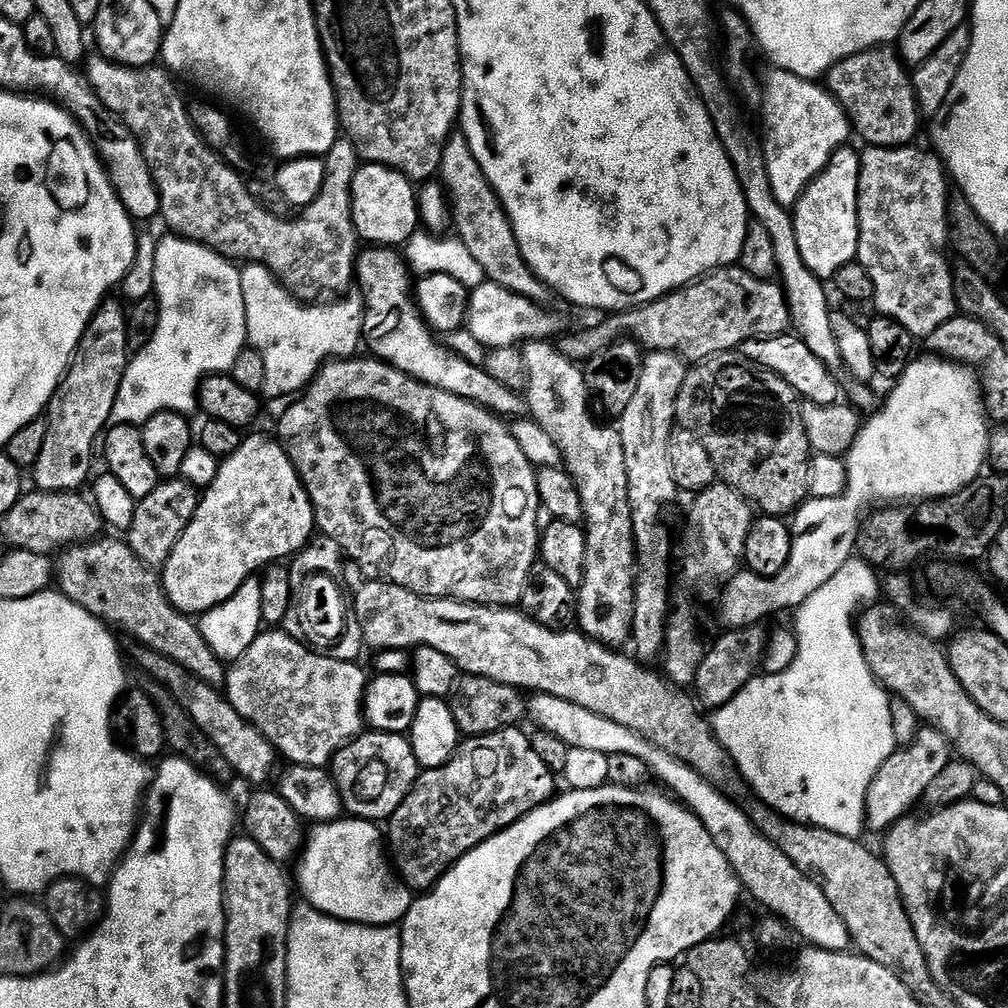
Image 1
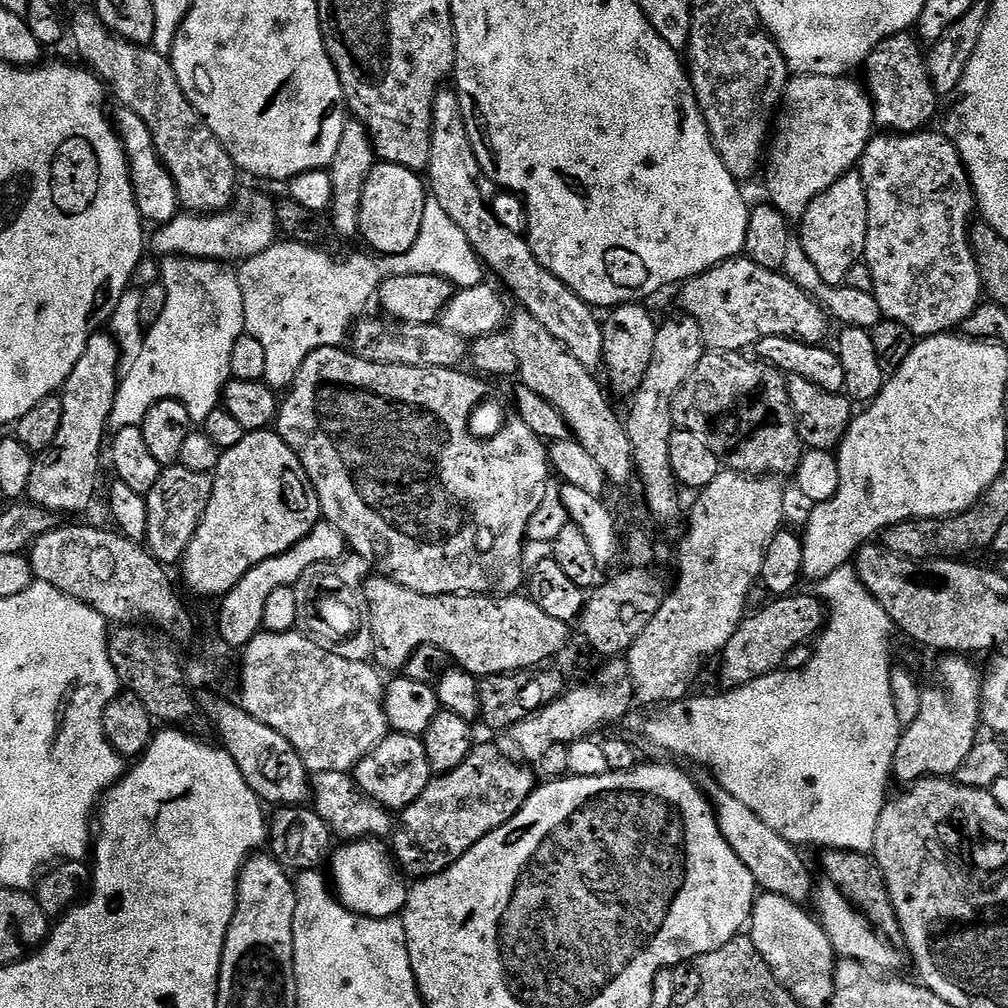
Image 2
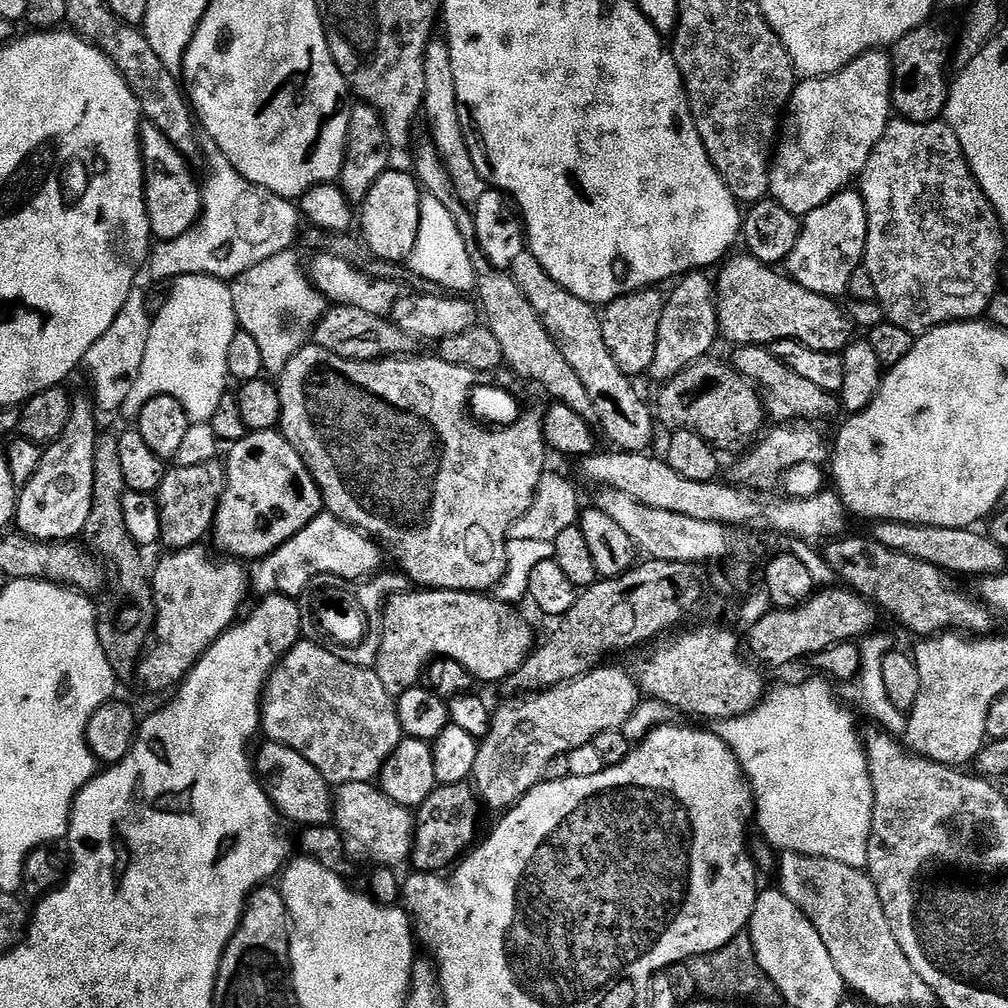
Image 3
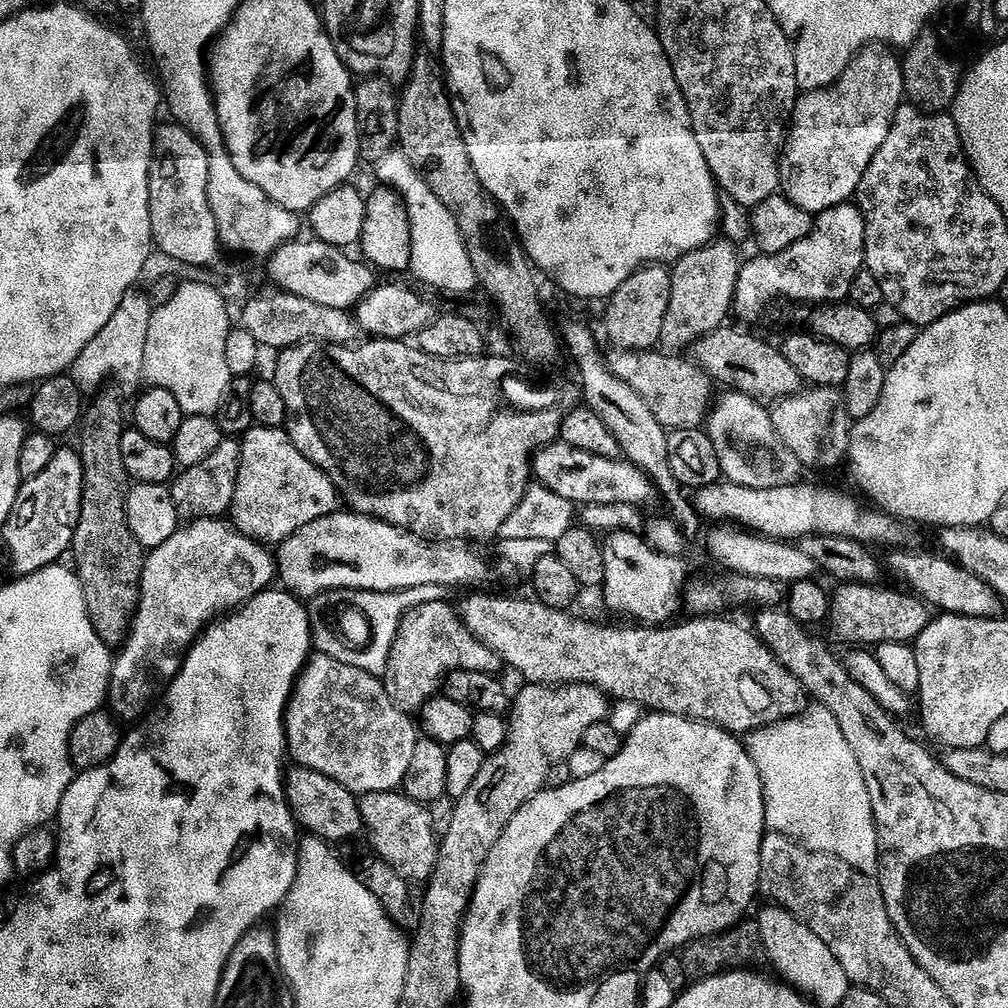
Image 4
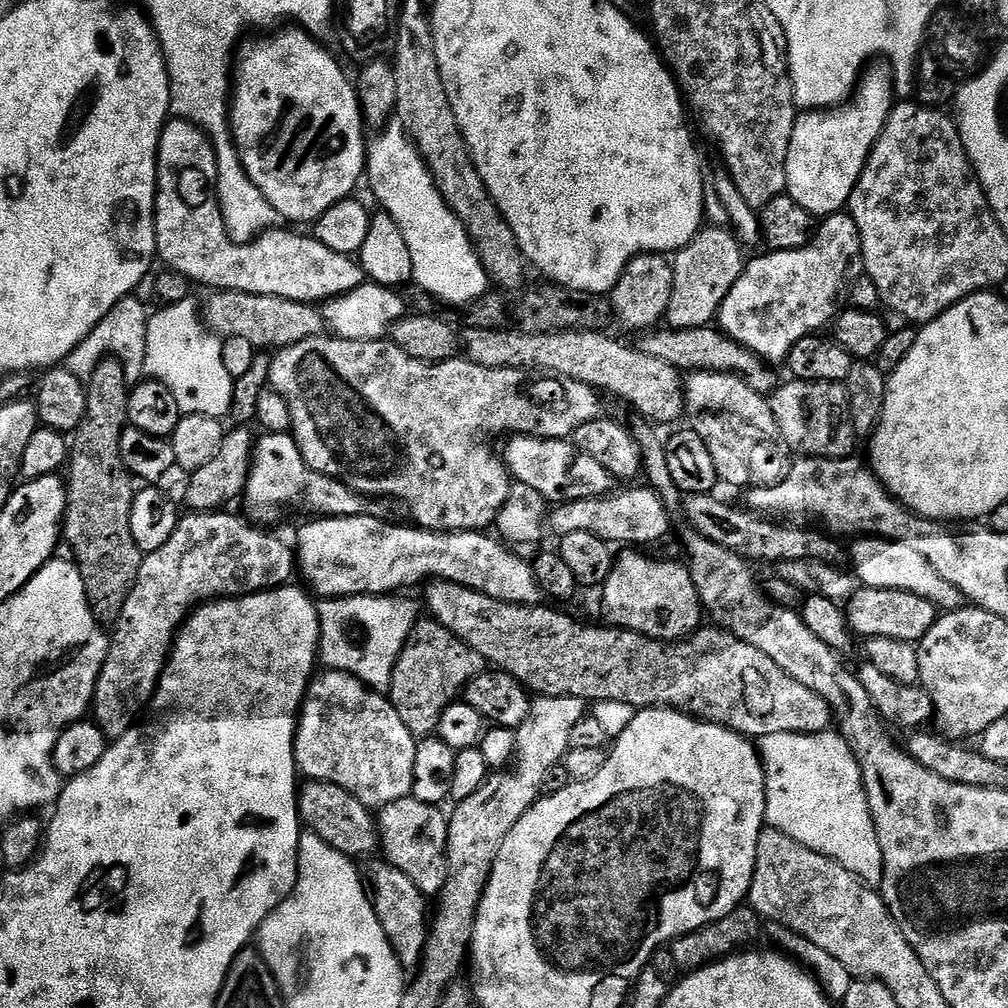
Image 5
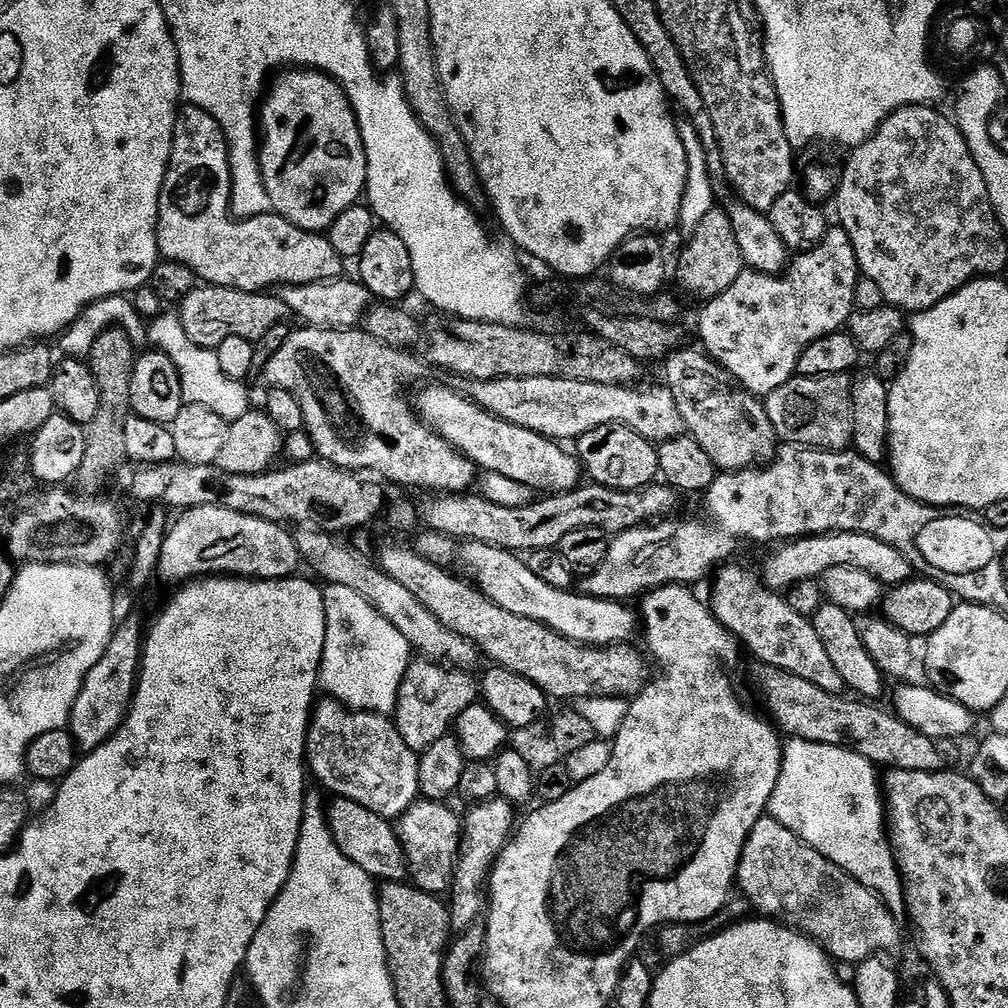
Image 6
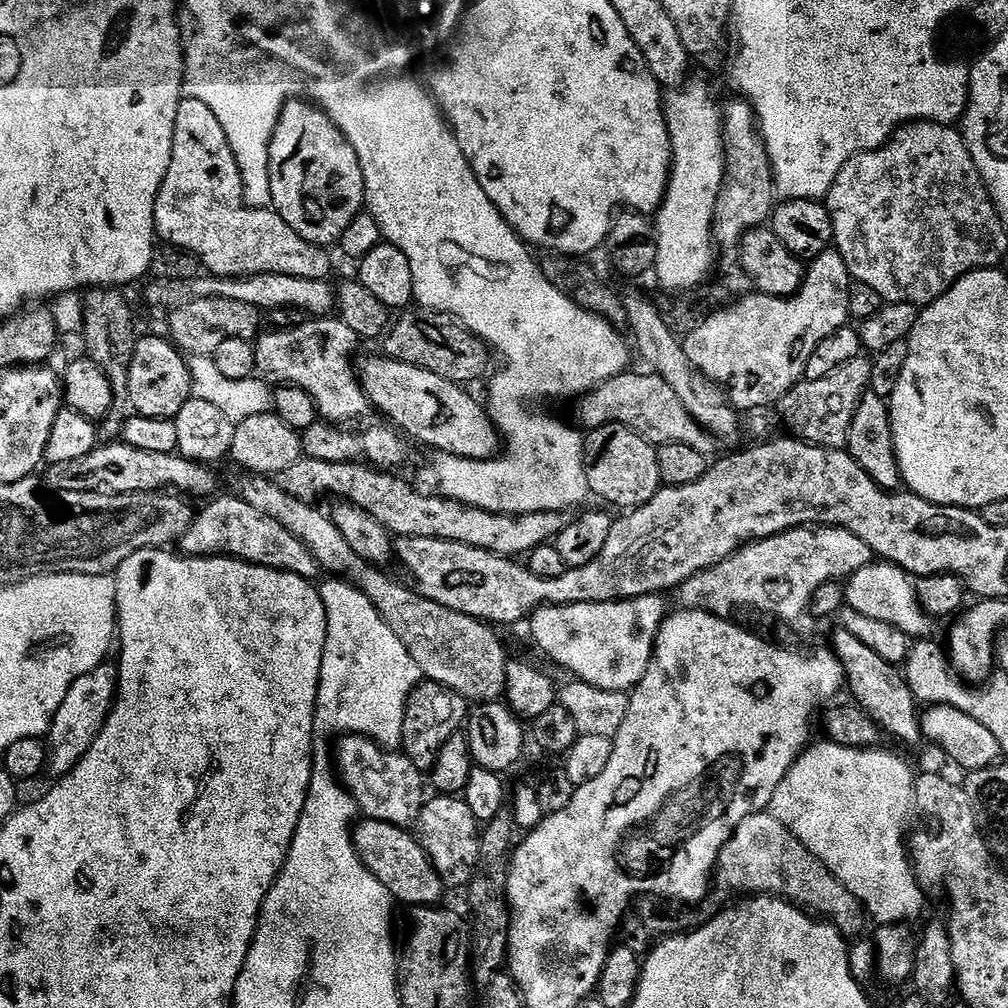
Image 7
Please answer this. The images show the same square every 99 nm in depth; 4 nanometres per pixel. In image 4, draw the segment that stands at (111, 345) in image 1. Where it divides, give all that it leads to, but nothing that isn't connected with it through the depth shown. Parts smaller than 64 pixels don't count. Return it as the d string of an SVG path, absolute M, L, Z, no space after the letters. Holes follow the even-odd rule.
M57 447L54 458L50 458L50 466L38 474L38 478L30 478L20 485L20 493L14 502L14 510L10 510L10 518L3 524L4 544L12 555L12 564L20 576L29 576L31 572L40 572L43 568L51 568L71 549L72 539L78 527L78 518L82 514L82 494L84 493L84 475L82 474L82 458L75 447Z

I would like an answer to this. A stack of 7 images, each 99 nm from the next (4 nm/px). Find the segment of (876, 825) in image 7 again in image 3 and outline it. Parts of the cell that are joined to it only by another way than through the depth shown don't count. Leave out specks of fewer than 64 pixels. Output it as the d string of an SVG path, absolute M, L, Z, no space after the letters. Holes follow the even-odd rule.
M824 678L812 679L816 680L804 680L801 684L788 684L785 688L774 689L773 692L772 689L765 691L763 700L755 708L751 708L741 716L719 721L715 725L714 731L738 758L744 771L744 777L748 779L748 784L752 787L755 827L760 827L761 834L765 836L761 837L773 849L779 850L781 853L797 852L803 856L830 858L834 862L842 862L851 868L864 870L868 867L868 839L872 833L872 811L874 810L874 790L868 773L868 755L864 753L862 736L859 731L856 733L856 724L852 721L851 714L836 701L836 696L832 693L831 688L833 685Z

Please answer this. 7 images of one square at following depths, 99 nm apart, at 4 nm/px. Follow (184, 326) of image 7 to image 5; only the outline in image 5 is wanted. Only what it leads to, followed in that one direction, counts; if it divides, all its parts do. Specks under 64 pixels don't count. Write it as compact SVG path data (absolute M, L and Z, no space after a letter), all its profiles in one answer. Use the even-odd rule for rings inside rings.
M219 290L208 296L208 300L202 304L202 318L209 331L224 338L245 338L258 350L286 348L311 336L321 335L326 326L323 313L315 305L294 302L292 299Z

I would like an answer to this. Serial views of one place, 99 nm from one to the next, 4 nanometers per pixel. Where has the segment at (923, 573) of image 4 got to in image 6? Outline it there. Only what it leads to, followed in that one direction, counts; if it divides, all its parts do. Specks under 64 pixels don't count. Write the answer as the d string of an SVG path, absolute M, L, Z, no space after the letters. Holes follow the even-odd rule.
M857 532L805 536L785 543L776 550L777 552L765 562L764 572L762 571L764 585L773 590L795 588L804 580L823 577L824 572L834 566L850 566L858 570L866 570L866 574L870 574L885 586L904 584L914 576L912 563L902 554L898 554L894 546L886 546L886 542L878 538L870 538L866 534Z

